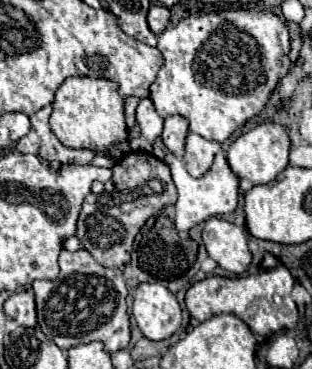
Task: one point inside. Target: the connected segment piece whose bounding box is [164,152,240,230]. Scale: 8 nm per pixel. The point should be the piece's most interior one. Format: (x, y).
(216, 194)

